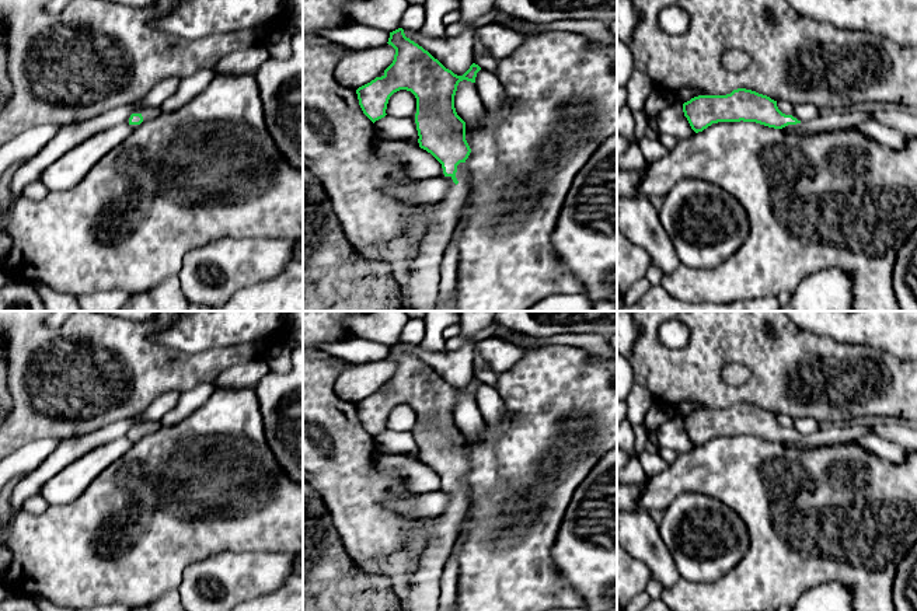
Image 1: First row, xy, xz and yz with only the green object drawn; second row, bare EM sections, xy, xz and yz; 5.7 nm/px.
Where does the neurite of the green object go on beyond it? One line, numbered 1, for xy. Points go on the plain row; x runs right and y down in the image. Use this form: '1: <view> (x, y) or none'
1: xy (150, 426)

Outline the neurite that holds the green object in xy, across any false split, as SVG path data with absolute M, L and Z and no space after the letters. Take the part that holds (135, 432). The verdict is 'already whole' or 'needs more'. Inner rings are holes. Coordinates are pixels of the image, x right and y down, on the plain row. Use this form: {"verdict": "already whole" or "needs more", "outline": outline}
{"verdict": "needs more", "outline": "M149 420L149 422L136 423L125 437L135 444L142 437L157 432L161 426L163 425L160 420Z"}

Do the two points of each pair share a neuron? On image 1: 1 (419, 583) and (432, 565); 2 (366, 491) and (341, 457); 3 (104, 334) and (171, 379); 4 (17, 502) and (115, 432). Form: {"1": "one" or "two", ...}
{"1": "one", "2": "one", "3": "one", "4": "one"}

